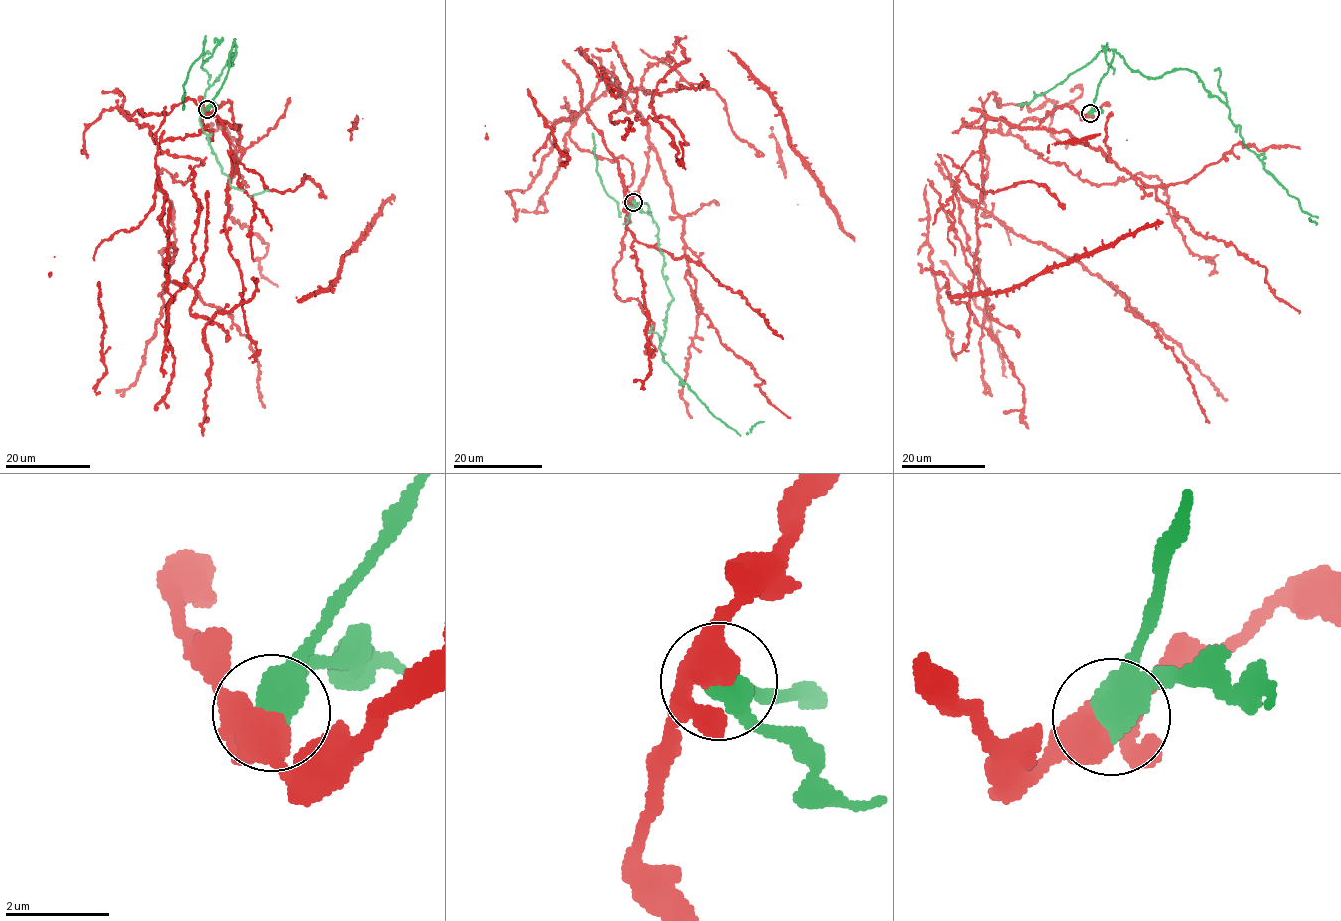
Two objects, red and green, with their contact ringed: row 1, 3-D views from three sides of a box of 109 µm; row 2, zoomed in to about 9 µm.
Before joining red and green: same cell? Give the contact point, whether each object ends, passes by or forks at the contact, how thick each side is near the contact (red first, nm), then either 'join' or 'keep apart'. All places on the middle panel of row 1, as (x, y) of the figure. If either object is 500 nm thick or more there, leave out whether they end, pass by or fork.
(633, 202) | 440/500 nm | keep apart

